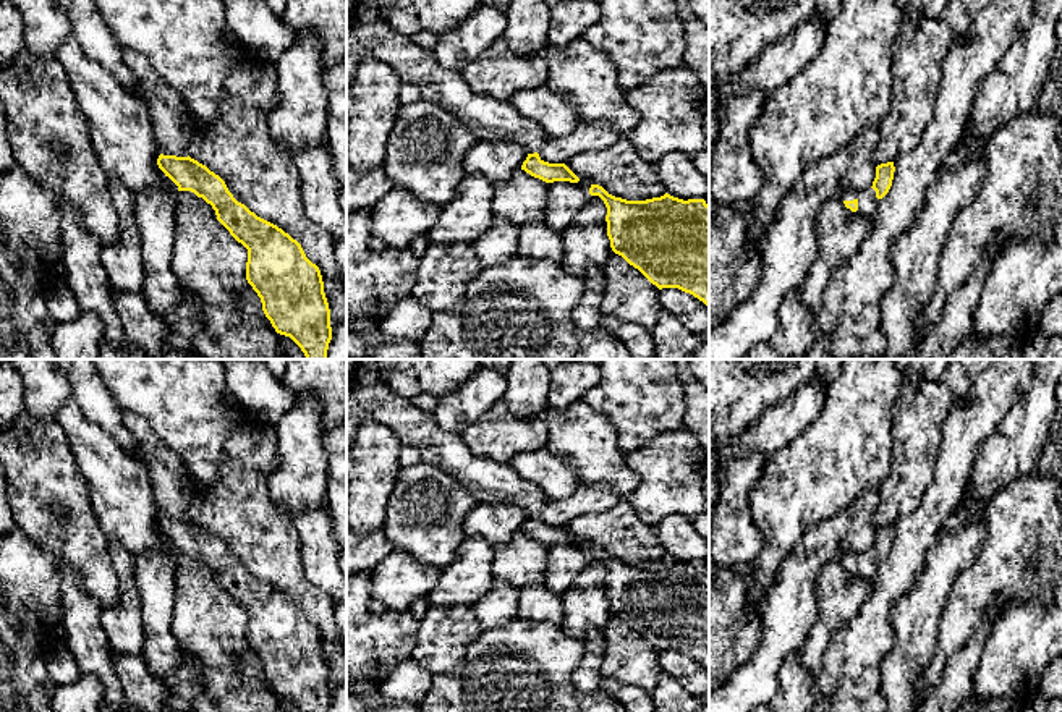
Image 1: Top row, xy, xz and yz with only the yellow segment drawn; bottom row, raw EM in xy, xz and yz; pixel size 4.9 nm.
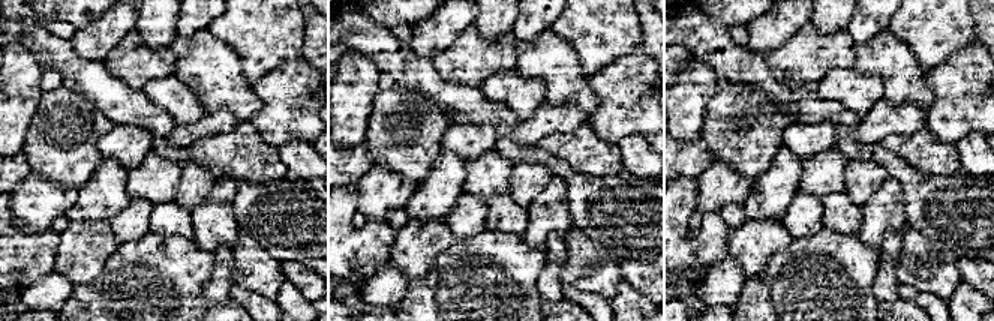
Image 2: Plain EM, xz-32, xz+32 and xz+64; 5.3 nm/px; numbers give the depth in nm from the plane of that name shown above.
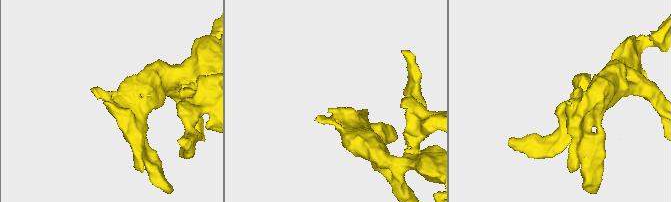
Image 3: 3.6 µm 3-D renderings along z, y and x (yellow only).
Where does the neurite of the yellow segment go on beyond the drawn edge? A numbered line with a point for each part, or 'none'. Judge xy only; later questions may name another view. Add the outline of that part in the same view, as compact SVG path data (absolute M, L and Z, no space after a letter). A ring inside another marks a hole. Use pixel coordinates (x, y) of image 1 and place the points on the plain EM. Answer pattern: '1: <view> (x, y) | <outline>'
none

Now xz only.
1: xz (488, 481) | M385 384L346 390L346 417L372 416L387 426L403 447L413 447L427 464L453 476L479 503L515 505L534 516L547 497L523 481L510 464L473 453L460 434L444 430L432 414Z

